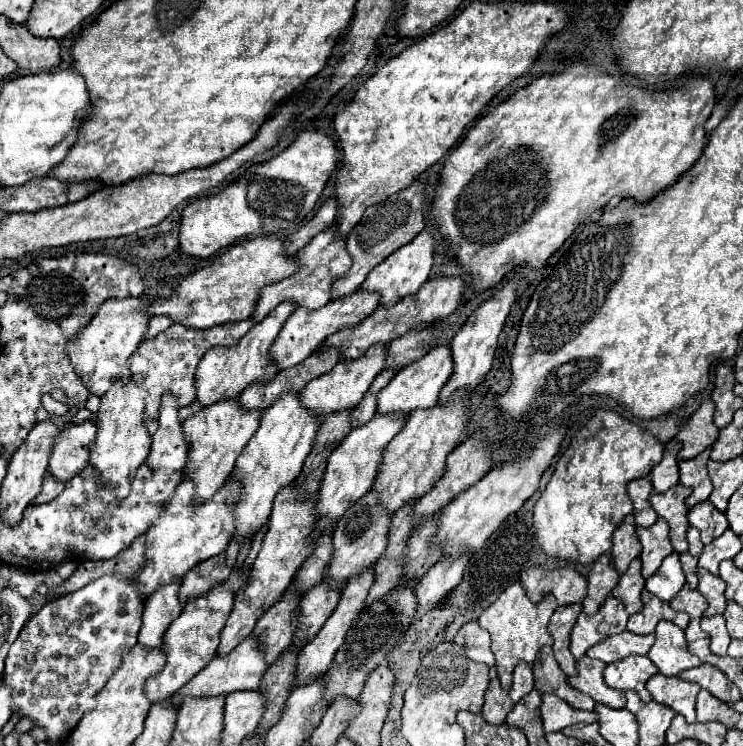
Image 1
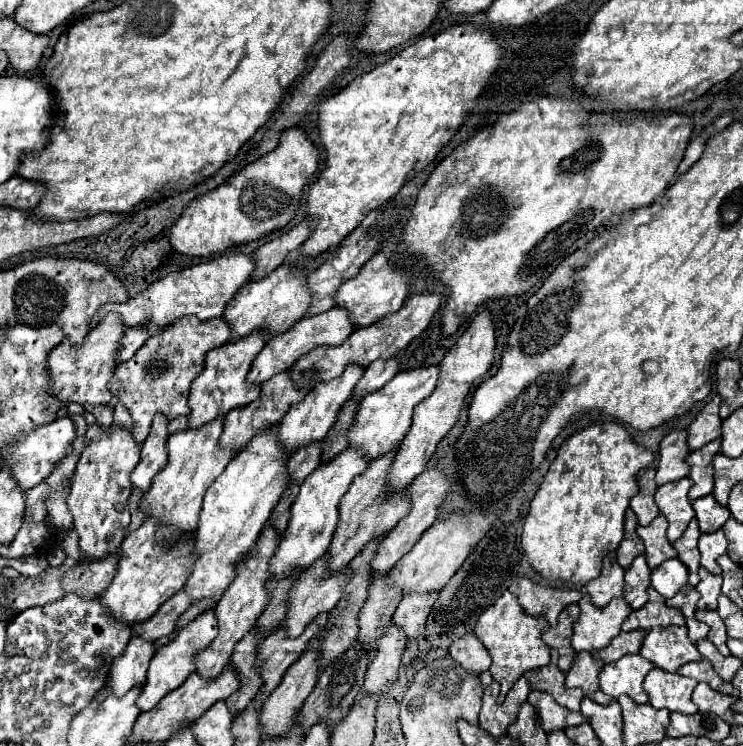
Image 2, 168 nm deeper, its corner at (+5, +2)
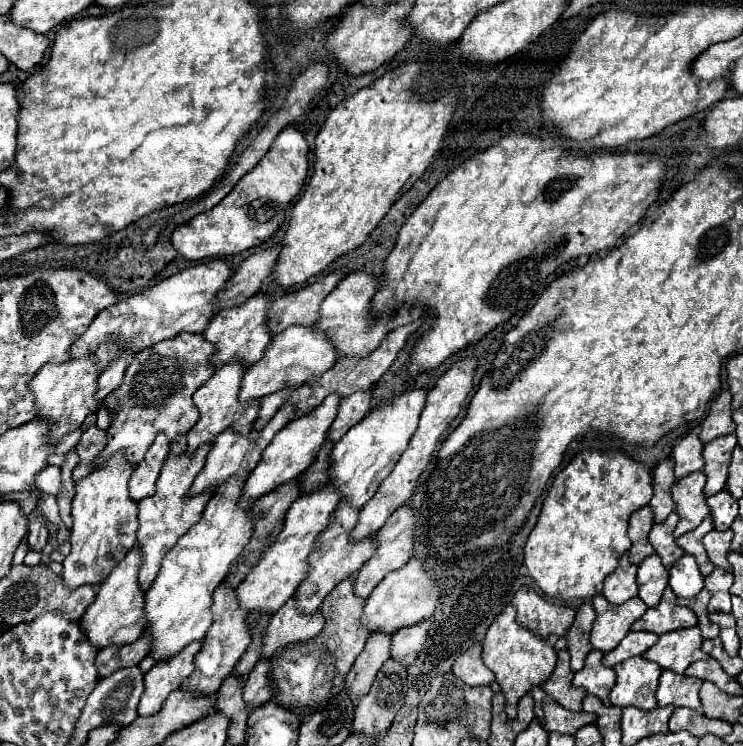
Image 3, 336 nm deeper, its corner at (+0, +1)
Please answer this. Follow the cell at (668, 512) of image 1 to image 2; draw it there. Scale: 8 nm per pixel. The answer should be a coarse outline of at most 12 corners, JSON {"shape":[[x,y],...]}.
{"shape":[[689,478],[659,486],[655,502],[669,520],[671,544],[695,516]]}

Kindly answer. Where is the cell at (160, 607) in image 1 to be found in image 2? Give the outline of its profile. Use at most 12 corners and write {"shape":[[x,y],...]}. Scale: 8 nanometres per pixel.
{"shape":[[131,638],[125,654],[113,662],[107,686],[123,696],[145,682],[155,642]]}

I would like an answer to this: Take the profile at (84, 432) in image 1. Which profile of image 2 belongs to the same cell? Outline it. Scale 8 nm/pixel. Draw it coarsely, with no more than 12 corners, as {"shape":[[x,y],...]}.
{"shape":[[71,418],[39,426],[5,450],[29,490],[49,478],[77,436]]}

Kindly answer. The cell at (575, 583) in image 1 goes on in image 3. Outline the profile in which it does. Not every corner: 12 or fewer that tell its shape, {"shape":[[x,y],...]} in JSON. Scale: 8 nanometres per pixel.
{"shape":[[530,587],[512,605],[520,627],[540,639],[564,637],[574,609],[550,603]]}

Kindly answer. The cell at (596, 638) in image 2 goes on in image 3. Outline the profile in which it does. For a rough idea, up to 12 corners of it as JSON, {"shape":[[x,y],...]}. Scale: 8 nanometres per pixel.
{"shape":[[634,597],[610,605],[592,599],[598,617],[590,643],[604,653],[618,647],[648,605]]}

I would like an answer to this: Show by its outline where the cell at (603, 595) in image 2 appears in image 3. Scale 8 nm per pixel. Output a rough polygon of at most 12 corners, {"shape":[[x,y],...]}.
{"shape":[[628,555],[606,577],[602,595],[620,605],[638,595]]}

